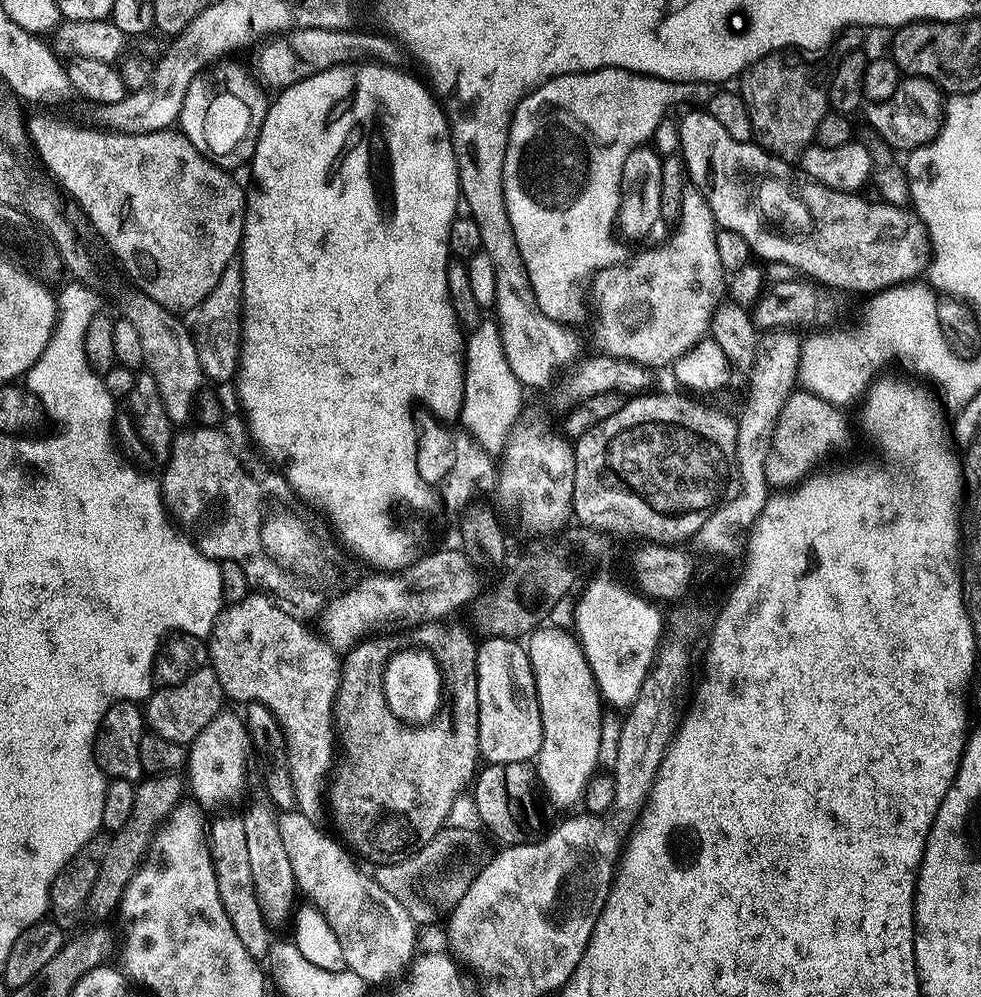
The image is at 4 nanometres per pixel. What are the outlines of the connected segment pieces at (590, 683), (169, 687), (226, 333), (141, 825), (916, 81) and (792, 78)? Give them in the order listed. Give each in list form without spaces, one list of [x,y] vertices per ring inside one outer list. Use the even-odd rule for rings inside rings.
[[[548,627],[537,628],[526,640],[542,718],[542,746],[534,770],[554,803],[572,804],[585,795],[587,782],[600,763],[602,697],[579,639],[571,631]]]
[[[201,666],[190,672],[181,684],[165,684],[157,687],[143,705],[142,711],[151,735],[161,736],[170,742],[191,745],[200,733],[222,710],[220,703],[226,697],[211,666]]]
[[[233,262],[222,270],[218,286],[195,309],[190,320],[192,341],[198,350],[200,369],[204,371],[205,381],[213,385],[224,384],[233,379],[238,371],[238,353],[240,351],[240,317],[244,311],[244,275],[239,263]]]
[[[177,775],[147,777],[136,787],[134,809],[130,819],[119,831],[113,833],[104,847],[98,874],[85,902],[84,912],[94,920],[104,920],[117,911],[121,897],[130,878],[140,866],[155,833],[156,824],[161,823],[181,801],[183,781]]]
[[[921,76],[901,79],[898,90],[890,94],[880,104],[869,103],[868,124],[871,131],[885,140],[893,150],[911,150],[929,144],[944,125],[944,106],[946,100],[936,83]]]
[[[773,54],[748,65],[738,77],[738,91],[750,114],[755,143],[777,157],[795,157],[815,141],[818,124],[830,112],[828,94],[810,69],[795,68],[780,58]]]

